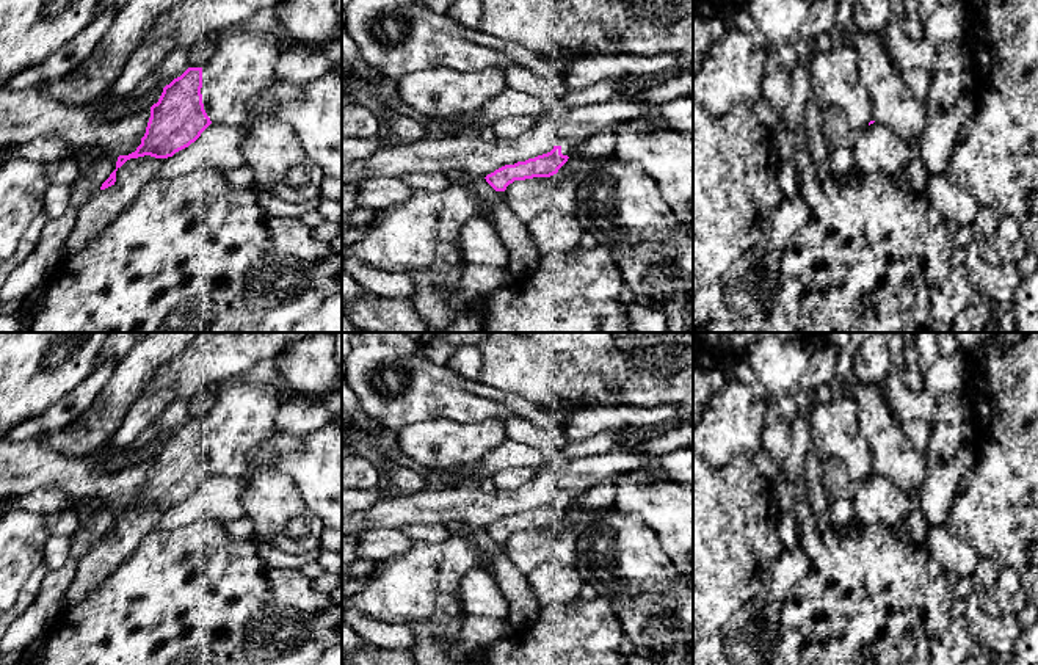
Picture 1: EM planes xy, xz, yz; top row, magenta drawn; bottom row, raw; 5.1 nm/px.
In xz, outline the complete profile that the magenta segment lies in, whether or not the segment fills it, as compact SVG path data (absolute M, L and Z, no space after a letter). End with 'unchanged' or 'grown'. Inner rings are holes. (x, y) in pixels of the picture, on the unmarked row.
M564 489L563 494L553 497L550 503L514 516L505 516L488 525L485 530L495 543L505 543L514 532L550 529L568 513L579 494L580 491Z; grown

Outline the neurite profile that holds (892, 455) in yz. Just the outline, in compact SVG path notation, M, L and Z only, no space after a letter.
M851 383L848 394L858 406L859 436L870 449L875 474L914 496L927 477L927 458L906 438L880 384Z

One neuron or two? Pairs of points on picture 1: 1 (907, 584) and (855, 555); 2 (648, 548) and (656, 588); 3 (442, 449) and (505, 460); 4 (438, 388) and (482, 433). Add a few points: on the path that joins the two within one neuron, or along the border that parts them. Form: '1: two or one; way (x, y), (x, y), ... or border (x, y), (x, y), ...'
1: one; way (894, 584), (891, 581), (880, 581), (867, 568)
2: one; way (648, 557), (648, 579)
3: two; border (508, 436), (491, 447), (474, 465)
4: two; border (436, 417), (449, 417), (466, 424), (502, 422)

